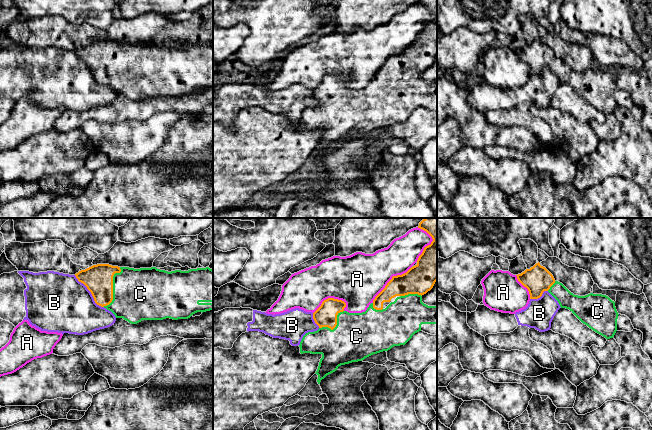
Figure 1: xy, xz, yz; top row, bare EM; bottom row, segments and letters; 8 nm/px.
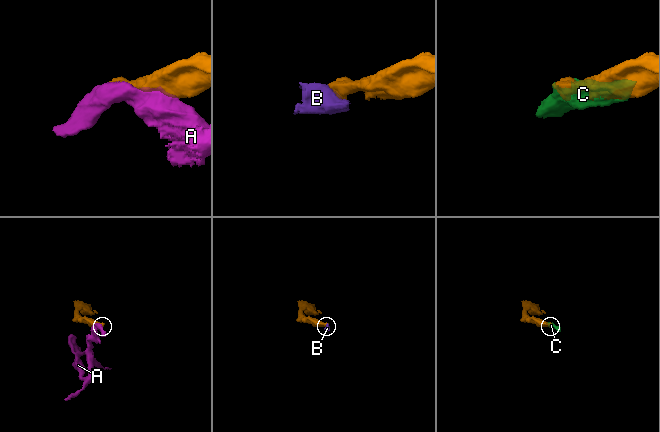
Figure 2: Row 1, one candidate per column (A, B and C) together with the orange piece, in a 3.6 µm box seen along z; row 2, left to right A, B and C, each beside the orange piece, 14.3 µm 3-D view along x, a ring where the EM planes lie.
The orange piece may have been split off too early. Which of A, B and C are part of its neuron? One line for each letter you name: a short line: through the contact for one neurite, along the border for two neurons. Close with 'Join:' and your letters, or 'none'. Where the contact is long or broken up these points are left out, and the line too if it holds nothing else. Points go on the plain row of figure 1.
Join: C

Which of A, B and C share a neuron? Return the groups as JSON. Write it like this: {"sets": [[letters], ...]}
{"sets": [["A"], ["B"], ["C"]]}

